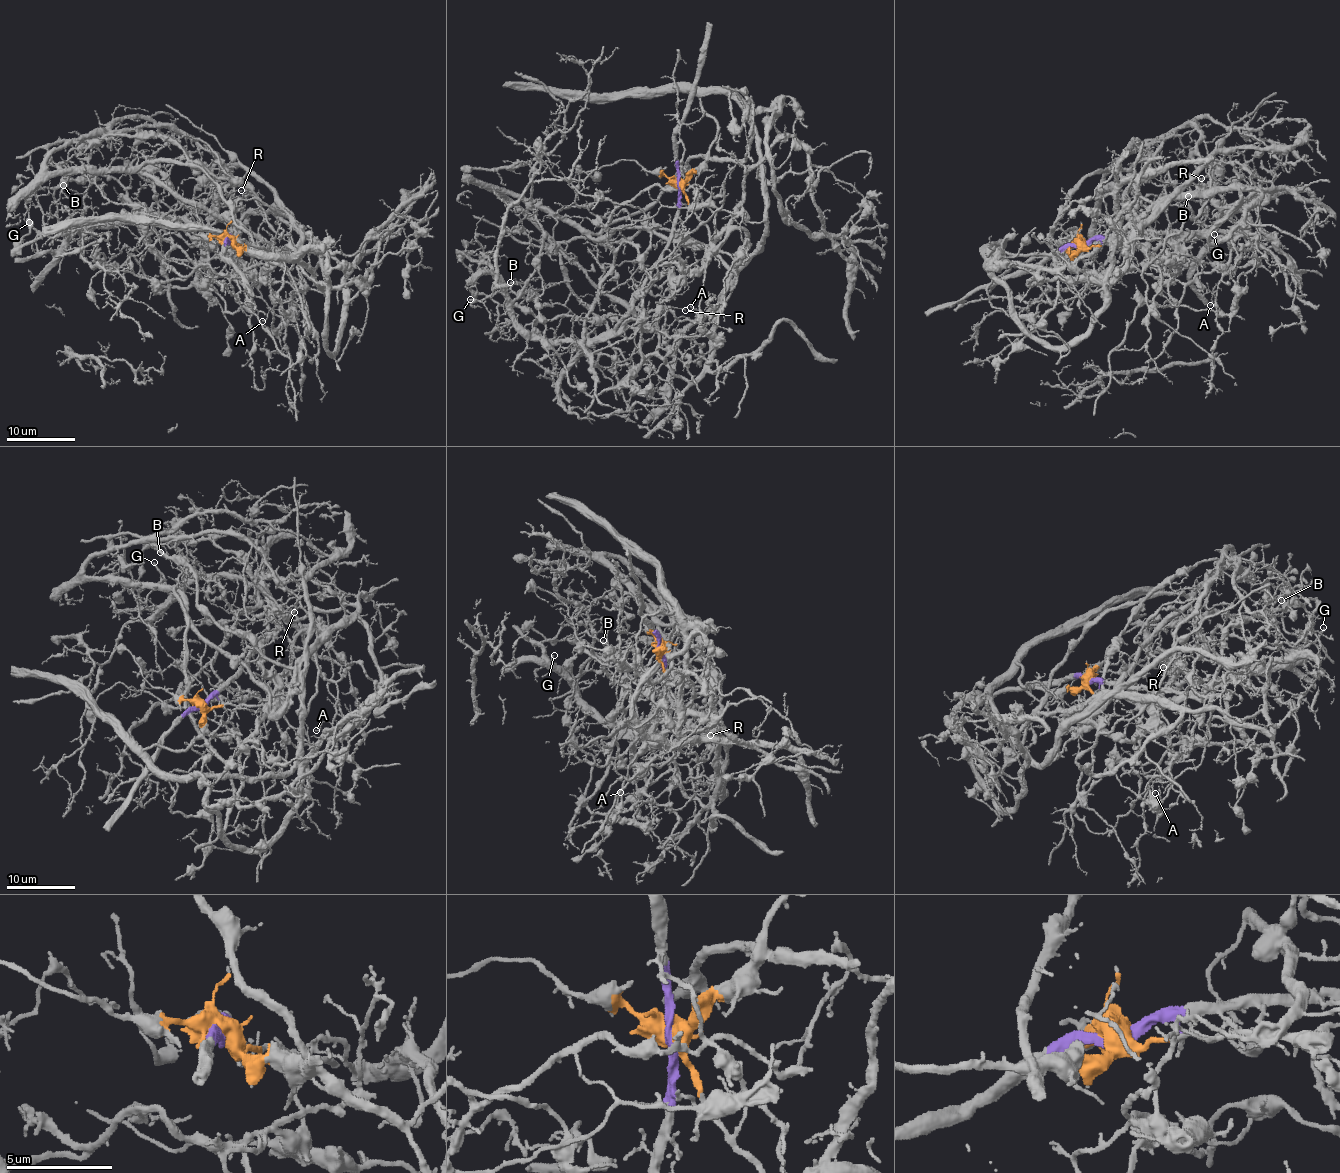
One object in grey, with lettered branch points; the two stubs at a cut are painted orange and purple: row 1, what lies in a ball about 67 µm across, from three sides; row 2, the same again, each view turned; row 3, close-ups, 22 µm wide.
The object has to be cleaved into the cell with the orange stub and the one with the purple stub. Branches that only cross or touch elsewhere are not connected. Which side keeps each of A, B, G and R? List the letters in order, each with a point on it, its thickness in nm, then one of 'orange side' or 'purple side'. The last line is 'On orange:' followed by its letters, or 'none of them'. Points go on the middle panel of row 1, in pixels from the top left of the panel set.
A: (690, 307) | 120 nm | purple side
B: (510, 282) | 130 nm | purple side
G: (470, 299) | 200 nm | purple side
R: (685, 310) | 110 nm | purple side
On orange: none of them

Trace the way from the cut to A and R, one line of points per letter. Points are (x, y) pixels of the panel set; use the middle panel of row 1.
A: (679, 184), (673, 236), (633, 305), (658, 329), (642, 359), (645, 328), (698, 336), (707, 316), (690, 306)
R: (679, 184), (679, 204), (673, 236), (633, 306), (640, 325), (651, 326), (667, 308), (674, 306), (685, 310)

